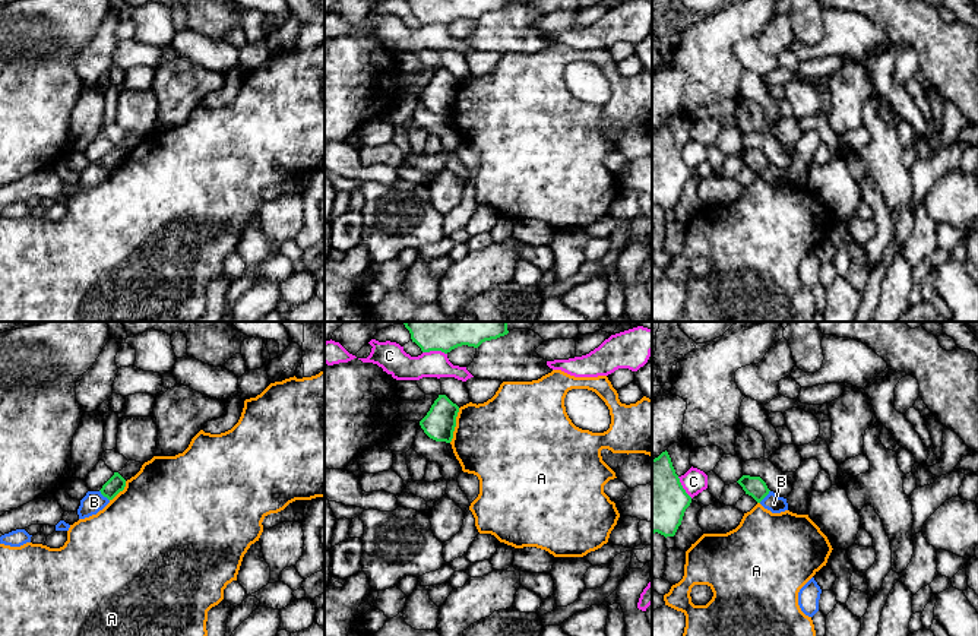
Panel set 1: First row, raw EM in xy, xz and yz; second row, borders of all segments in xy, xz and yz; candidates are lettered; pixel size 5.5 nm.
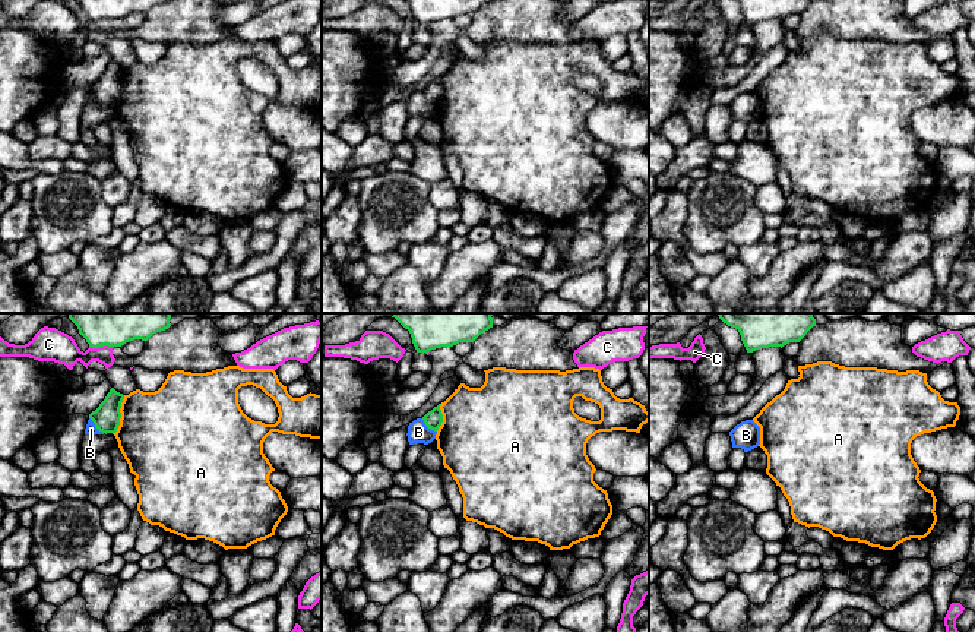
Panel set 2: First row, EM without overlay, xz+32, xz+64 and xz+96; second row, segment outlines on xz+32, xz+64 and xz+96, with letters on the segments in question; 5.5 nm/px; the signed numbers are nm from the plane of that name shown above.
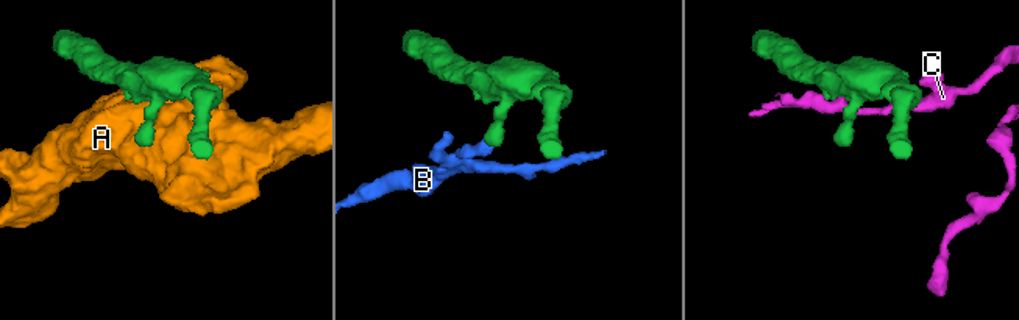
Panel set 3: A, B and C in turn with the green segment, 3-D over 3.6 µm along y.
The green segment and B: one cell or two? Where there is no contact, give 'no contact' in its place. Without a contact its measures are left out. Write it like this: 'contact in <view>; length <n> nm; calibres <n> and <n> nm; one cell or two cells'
contact in yz; length 90 nm; calibres 110 and 90 nm; two cells

